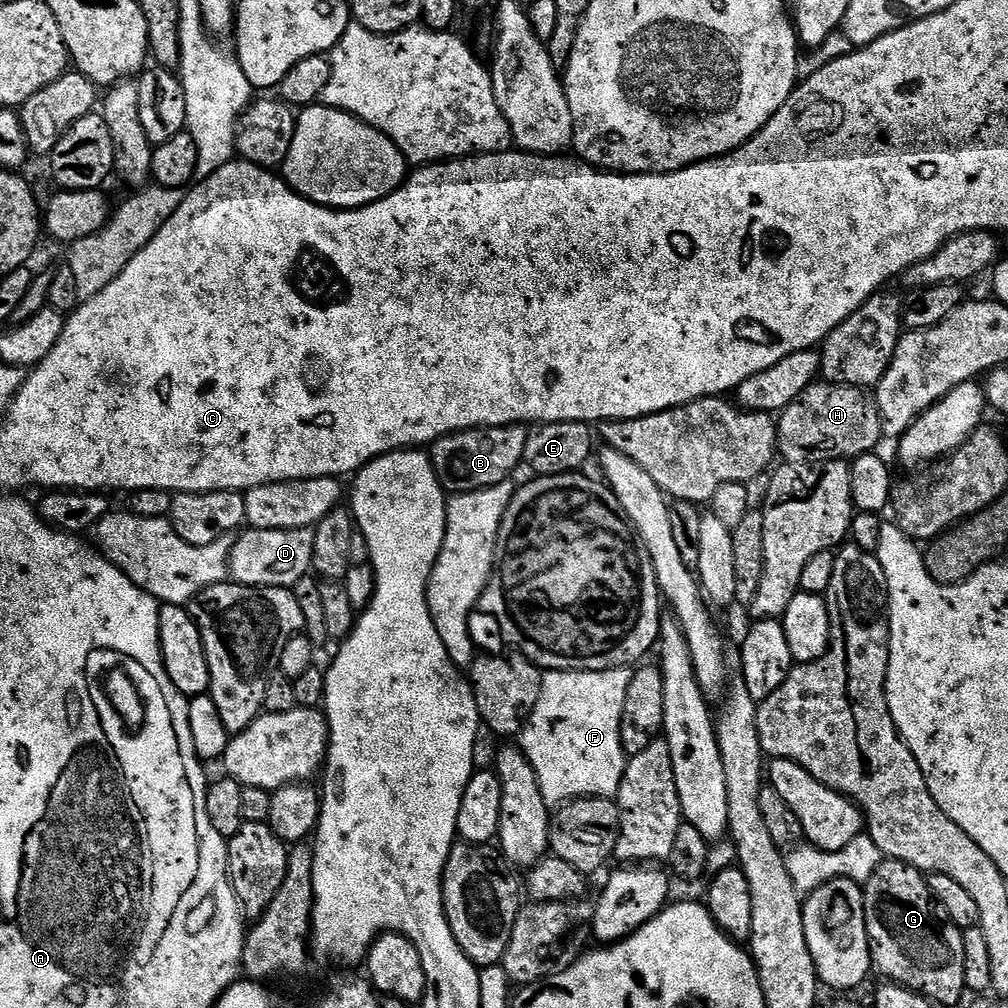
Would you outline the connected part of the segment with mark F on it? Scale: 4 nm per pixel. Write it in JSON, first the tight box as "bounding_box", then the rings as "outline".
{"bounding_box":[518,667,632,806],"outline":[[[631,667],[611,668],[601,672],[548,670],[543,673],[538,706],[534,706],[523,732],[520,733],[518,746],[530,762],[538,778],[542,798],[549,806],[567,804],[569,800],[581,800],[587,796],[615,797],[624,777],[624,767],[629,762],[622,746],[620,723],[624,717],[626,690],[630,686],[632,674]]]}

